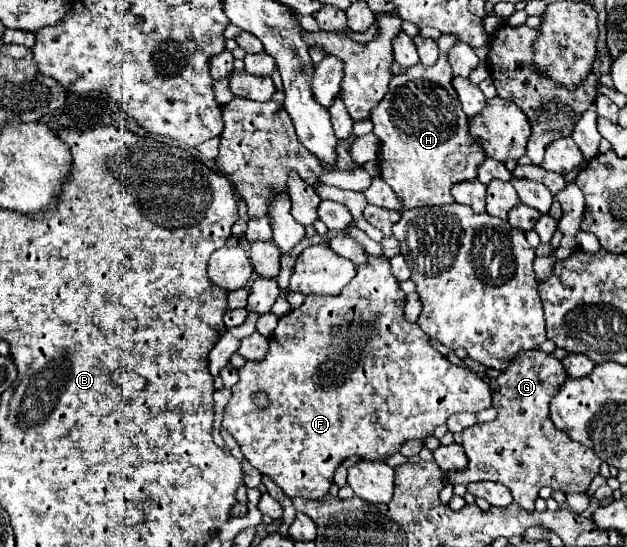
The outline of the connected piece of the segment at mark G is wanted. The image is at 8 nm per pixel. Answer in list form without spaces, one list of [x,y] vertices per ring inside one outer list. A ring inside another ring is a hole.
[[[530,350],[522,360],[510,364],[510,372],[500,372],[496,380],[490,380],[492,406],[498,410],[498,418],[494,422],[474,424],[462,432],[468,466],[456,474],[448,474],[448,482],[464,486],[480,480],[502,482],[526,510],[534,510],[534,500],[544,486],[558,490],[562,486],[560,482],[566,482],[568,494],[584,492],[598,474],[602,460],[590,448],[570,440],[564,432],[554,428],[548,416],[550,398],[566,378],[556,358],[546,352]]]

